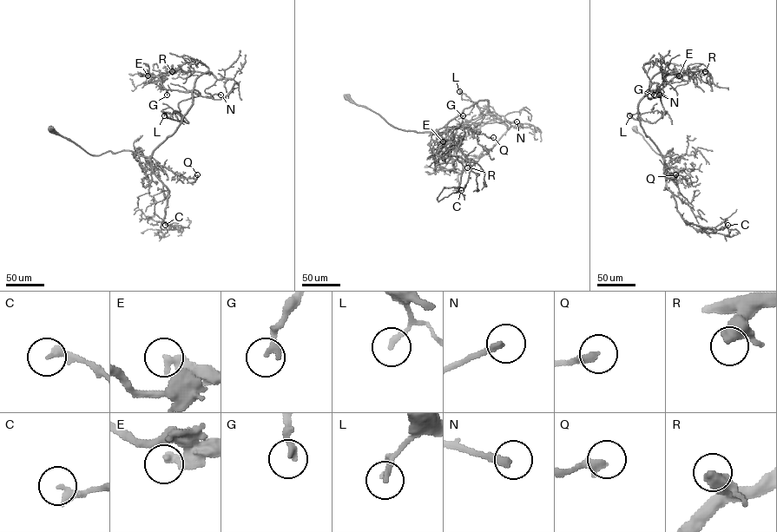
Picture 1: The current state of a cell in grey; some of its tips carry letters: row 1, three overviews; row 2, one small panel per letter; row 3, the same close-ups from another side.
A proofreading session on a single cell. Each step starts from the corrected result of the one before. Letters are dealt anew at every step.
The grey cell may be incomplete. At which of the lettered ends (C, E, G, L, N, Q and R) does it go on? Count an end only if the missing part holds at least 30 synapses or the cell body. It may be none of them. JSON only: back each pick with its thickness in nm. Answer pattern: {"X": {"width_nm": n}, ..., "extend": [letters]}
{"E": {"width_nm": 400}, "N": {"width_nm": 280}, "extend": ["E", "N"]}

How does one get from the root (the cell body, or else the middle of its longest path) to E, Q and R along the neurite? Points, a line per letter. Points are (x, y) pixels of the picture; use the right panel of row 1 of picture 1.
E: (635, 128), (655, 153), (664, 155), (670, 150), (669, 154), (662, 157), (646, 135), (638, 104), (679, 75)
Q: (635, 128), (657, 154), (664, 155), (670, 150), (669, 154), (663, 158), (664, 171), (671, 179), (675, 174)
R: (635, 128), (657, 154), (670, 150), (668, 155), (643, 131), (639, 101), (659, 72), (705, 71)

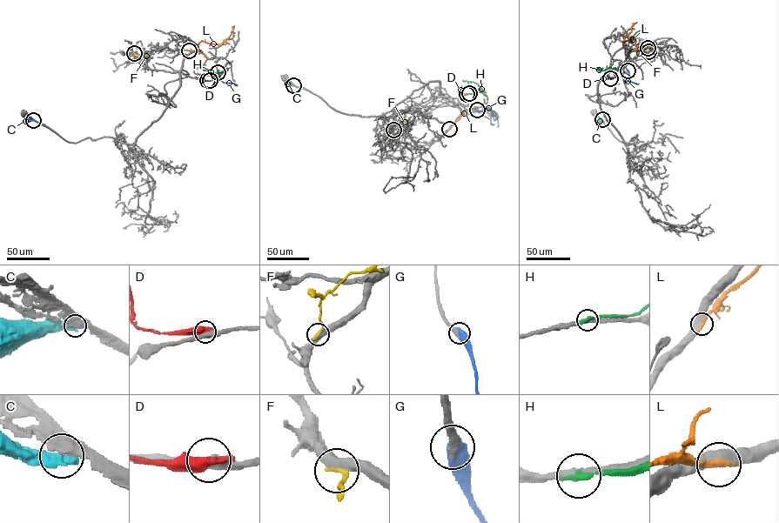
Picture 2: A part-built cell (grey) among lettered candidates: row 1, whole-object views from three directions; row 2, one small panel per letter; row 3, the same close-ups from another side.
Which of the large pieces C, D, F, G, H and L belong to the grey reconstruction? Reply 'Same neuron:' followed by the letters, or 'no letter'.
Same neuron: G

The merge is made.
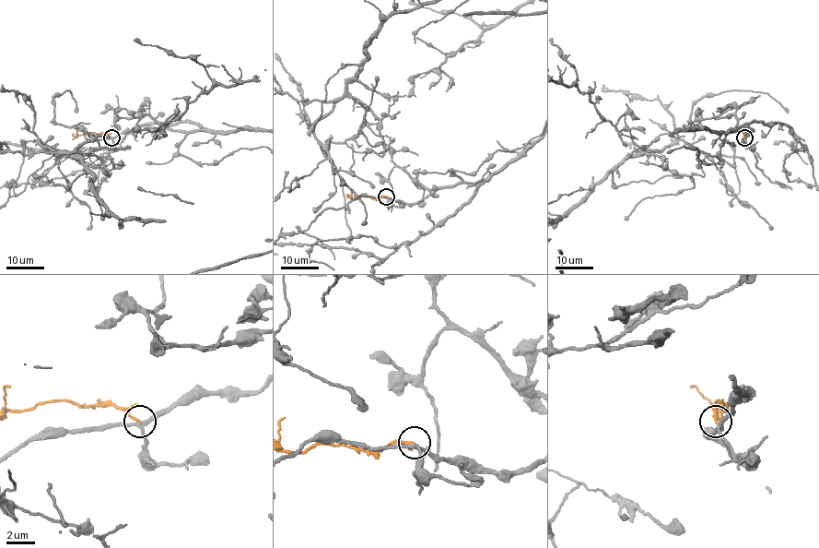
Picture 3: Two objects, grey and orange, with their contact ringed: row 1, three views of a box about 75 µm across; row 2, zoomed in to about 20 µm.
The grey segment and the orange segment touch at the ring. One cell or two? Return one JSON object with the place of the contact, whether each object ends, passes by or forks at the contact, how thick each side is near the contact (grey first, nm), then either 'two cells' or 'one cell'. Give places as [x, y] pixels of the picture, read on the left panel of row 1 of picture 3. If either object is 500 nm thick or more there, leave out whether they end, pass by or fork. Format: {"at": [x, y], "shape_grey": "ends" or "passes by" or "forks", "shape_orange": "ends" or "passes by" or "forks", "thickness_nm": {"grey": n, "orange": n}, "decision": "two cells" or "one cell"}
{"at": [111, 137], "shape_grey": "forks", "shape_orange": "ends", "thickness_nm": {"grey": 240, "orange": 160}, "decision": "two cells"}

